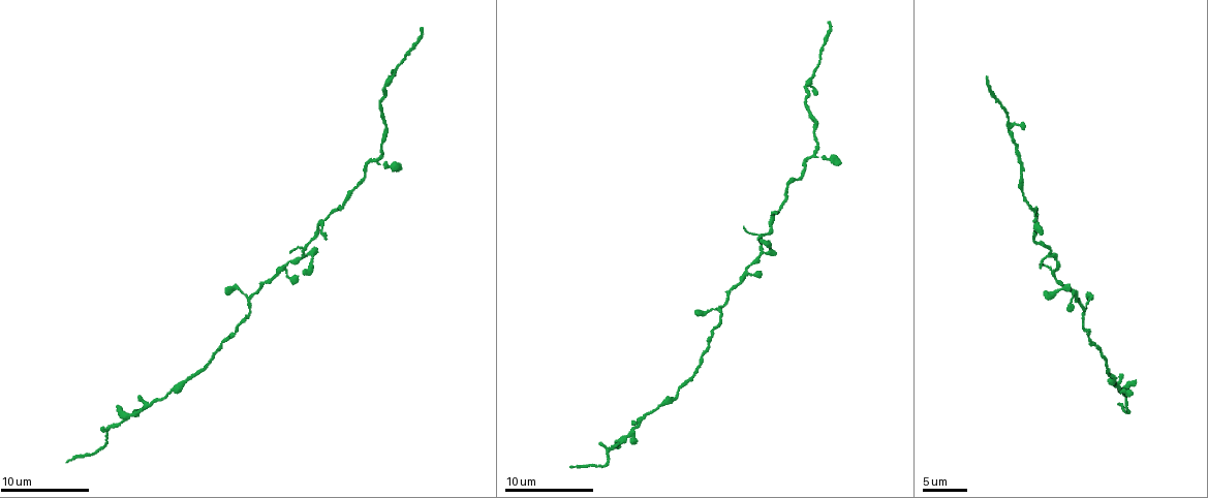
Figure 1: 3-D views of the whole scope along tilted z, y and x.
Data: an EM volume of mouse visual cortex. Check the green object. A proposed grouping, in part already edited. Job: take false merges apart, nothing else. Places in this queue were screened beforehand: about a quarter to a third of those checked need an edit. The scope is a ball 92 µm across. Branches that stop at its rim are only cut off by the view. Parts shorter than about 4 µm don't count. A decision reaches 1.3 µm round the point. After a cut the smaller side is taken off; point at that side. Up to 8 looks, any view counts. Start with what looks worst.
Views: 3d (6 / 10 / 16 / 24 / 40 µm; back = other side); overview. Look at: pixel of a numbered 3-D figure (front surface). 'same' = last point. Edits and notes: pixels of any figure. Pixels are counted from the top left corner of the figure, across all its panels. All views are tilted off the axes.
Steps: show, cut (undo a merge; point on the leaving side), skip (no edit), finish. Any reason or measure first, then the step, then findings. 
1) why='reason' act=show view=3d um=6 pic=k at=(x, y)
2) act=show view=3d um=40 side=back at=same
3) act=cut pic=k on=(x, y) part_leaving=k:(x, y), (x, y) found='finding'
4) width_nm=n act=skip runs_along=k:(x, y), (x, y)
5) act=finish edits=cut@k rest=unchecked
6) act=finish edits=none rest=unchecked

why='small branch off a trunk' act=show view=3d um=6 pic=1 at=(763, 251)

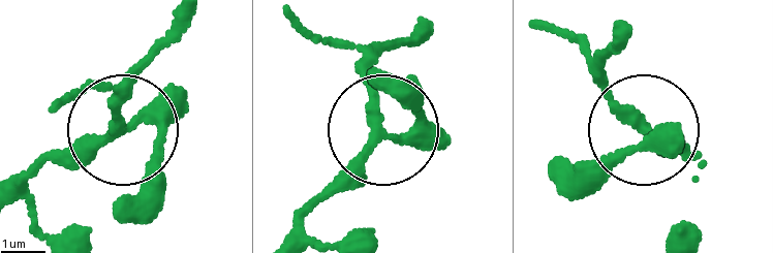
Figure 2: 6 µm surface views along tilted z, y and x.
arms=4 act=skip found='all the same neuron'

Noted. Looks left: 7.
why='side arm on a straight run' act=show view=3d um=6 pic=1 at=(125, 417)

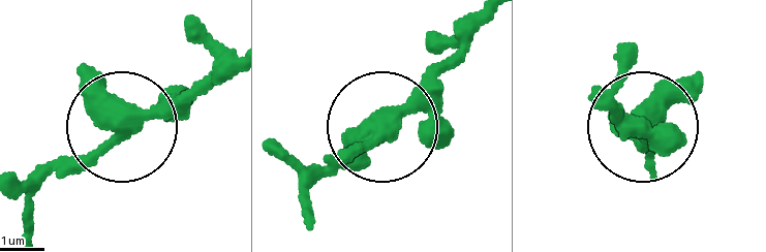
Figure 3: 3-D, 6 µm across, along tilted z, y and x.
width_nm=370 act=skip runs_along=3:(234, 69), (29, 195) found='continuous, no second neuron'

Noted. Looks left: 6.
why='sudden change in width' act=show view=3d um=10 pic=1 at=(383, 91)

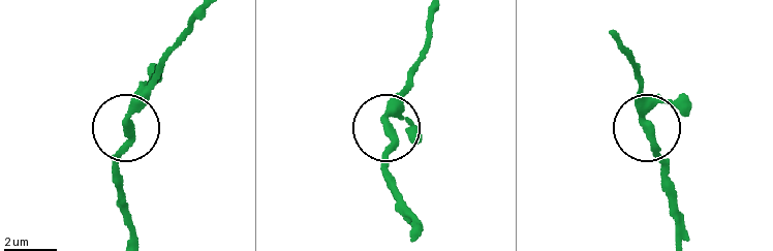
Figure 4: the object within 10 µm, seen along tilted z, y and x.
act=skip found='continuous, no second neuron'

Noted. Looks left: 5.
act=show view=3d um=6 pic=1 at=(1050, 253)

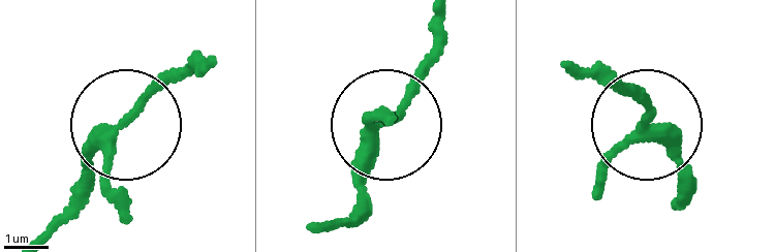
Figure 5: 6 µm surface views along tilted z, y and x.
act=show view=3d um=6 side=back pic=5 at=(121, 121)

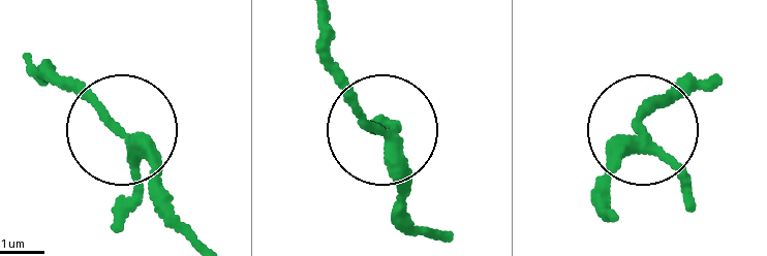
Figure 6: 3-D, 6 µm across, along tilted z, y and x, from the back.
act=skip runs_along=6:(614, 214), (615, 149), (664, 98) found='continuous, no second neuron'

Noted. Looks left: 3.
act=finish edits=none rest=unchecked

